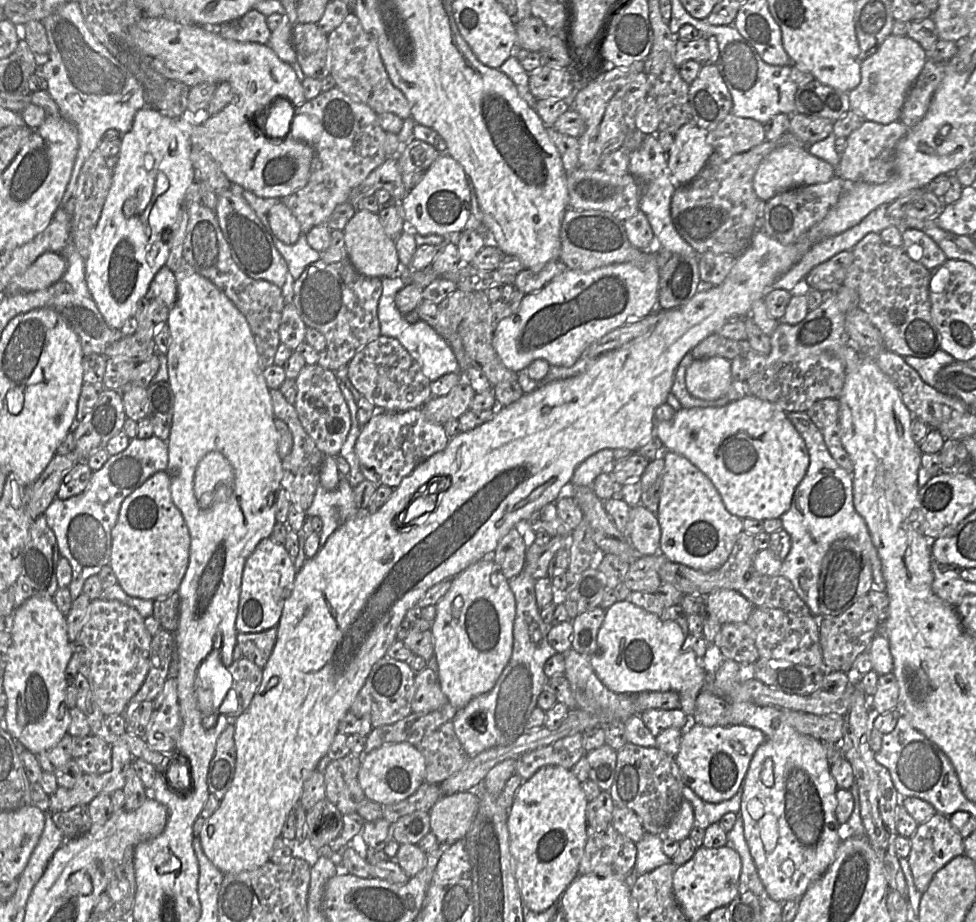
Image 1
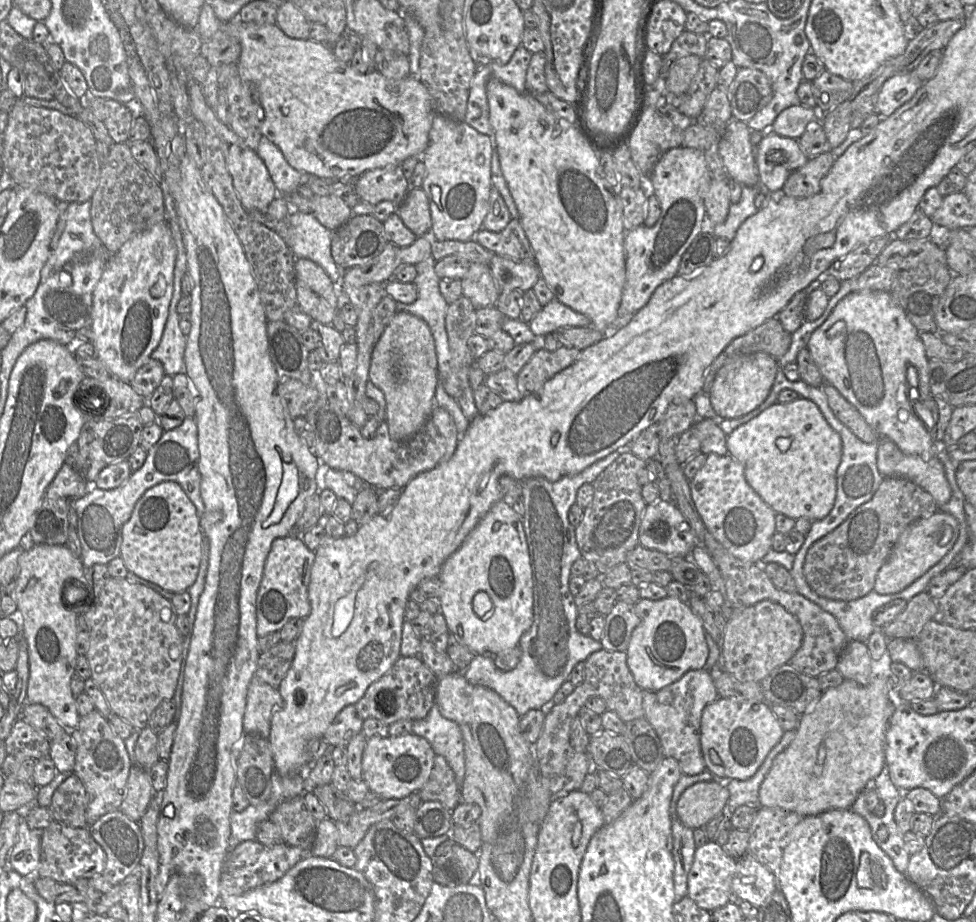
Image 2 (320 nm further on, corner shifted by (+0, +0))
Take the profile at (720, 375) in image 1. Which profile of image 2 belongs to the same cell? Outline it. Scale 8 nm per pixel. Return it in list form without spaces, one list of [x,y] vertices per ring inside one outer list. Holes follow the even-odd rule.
[[[765,352],[742,354],[721,366],[708,391],[711,405],[718,417],[736,418],[757,408],[769,395],[780,365]]]

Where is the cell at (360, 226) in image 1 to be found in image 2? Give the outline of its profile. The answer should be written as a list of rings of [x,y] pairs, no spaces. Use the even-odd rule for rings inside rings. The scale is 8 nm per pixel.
[[[315,195],[312,202],[312,213],[318,221],[329,230],[336,230],[346,224],[353,216],[352,208],[335,195]]]

